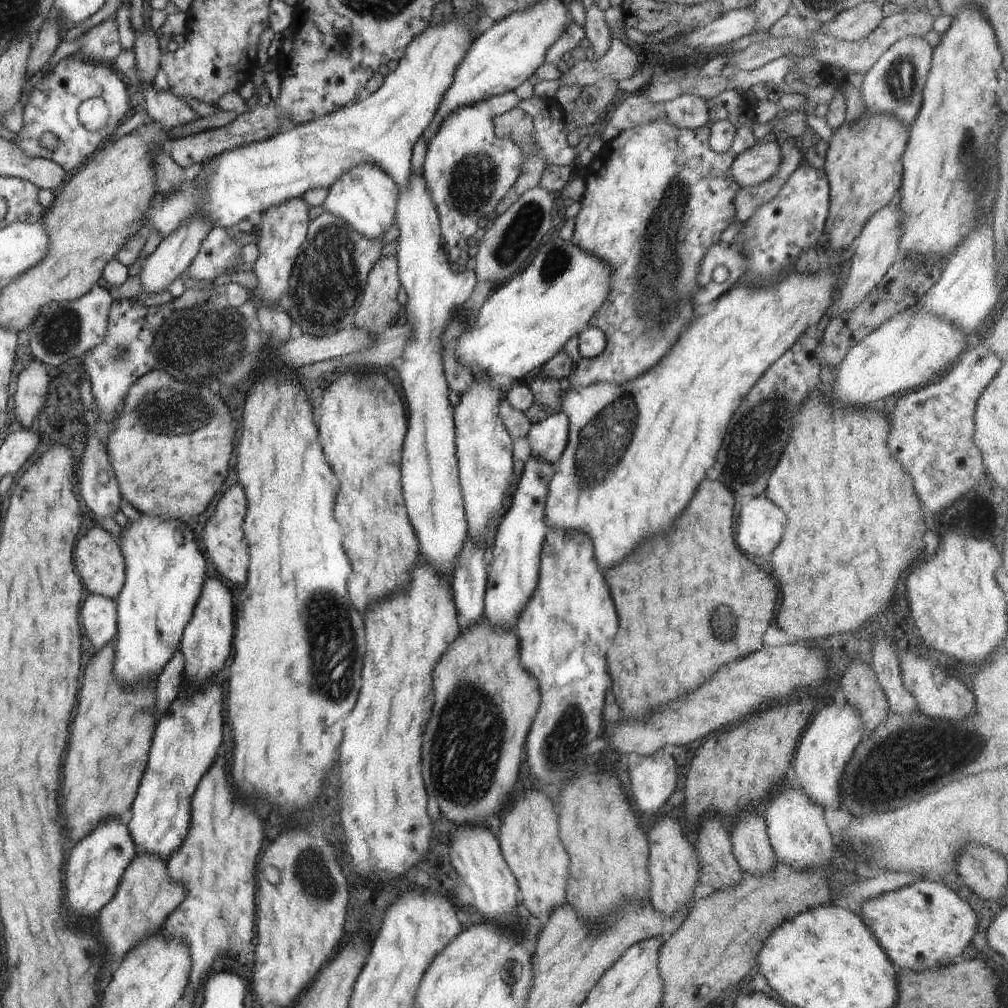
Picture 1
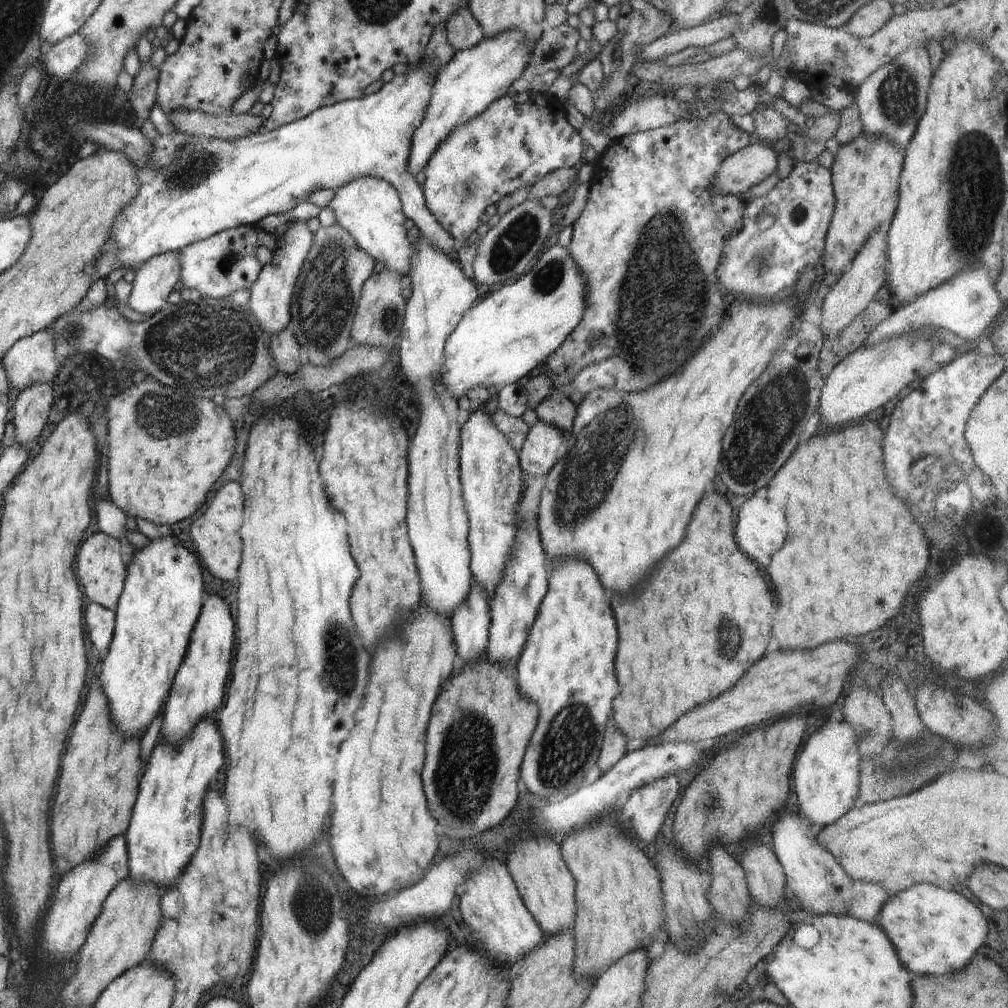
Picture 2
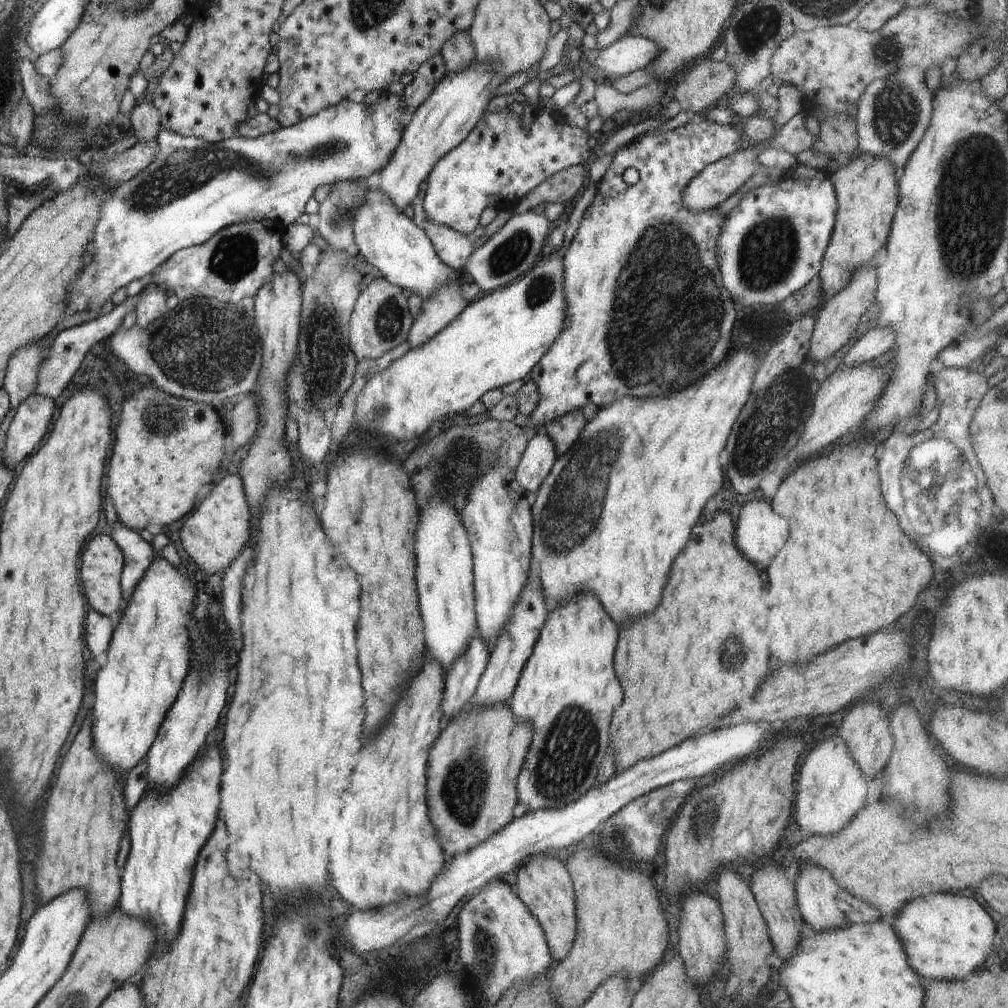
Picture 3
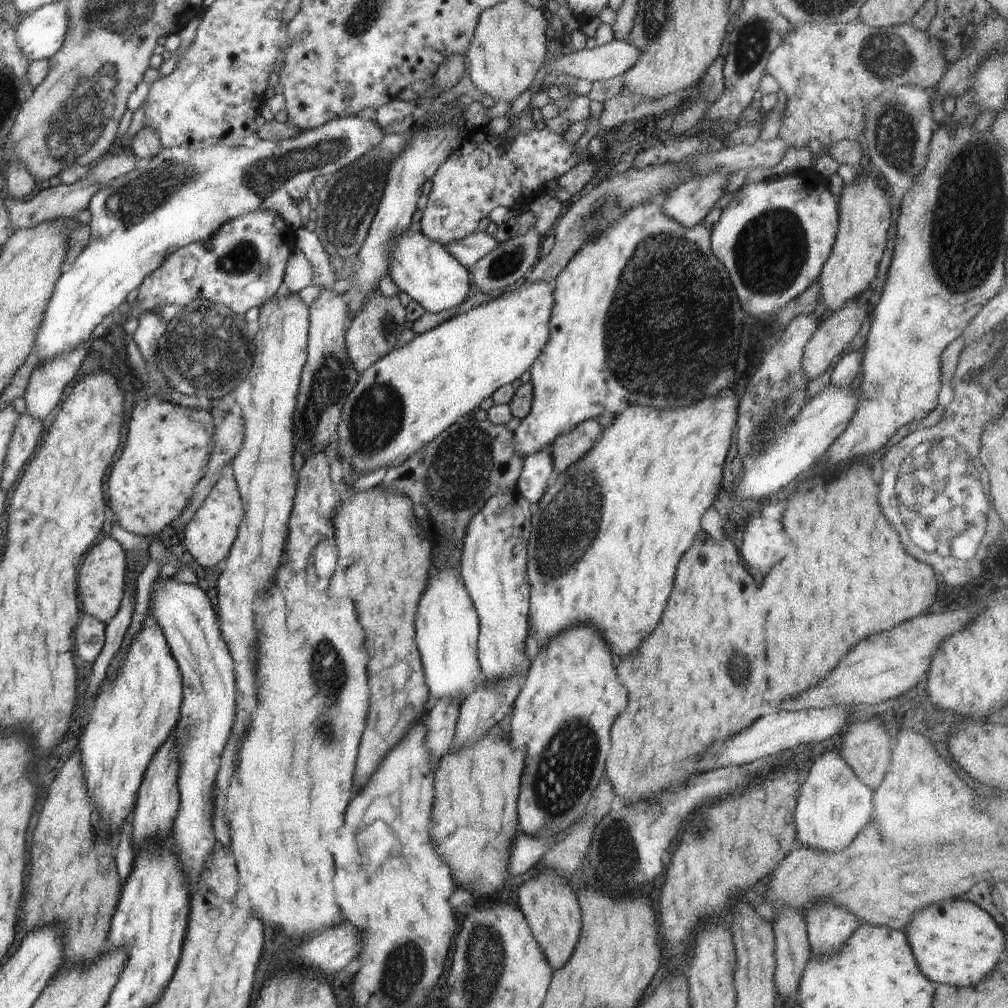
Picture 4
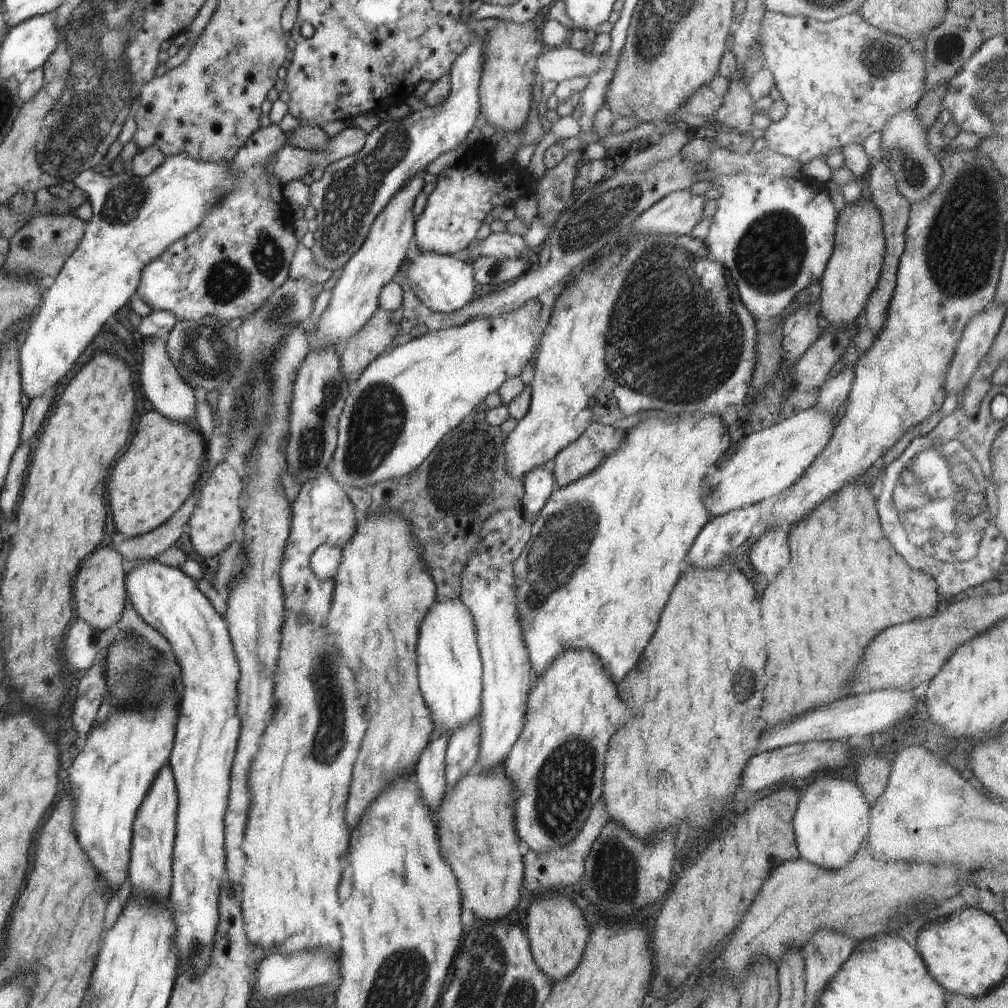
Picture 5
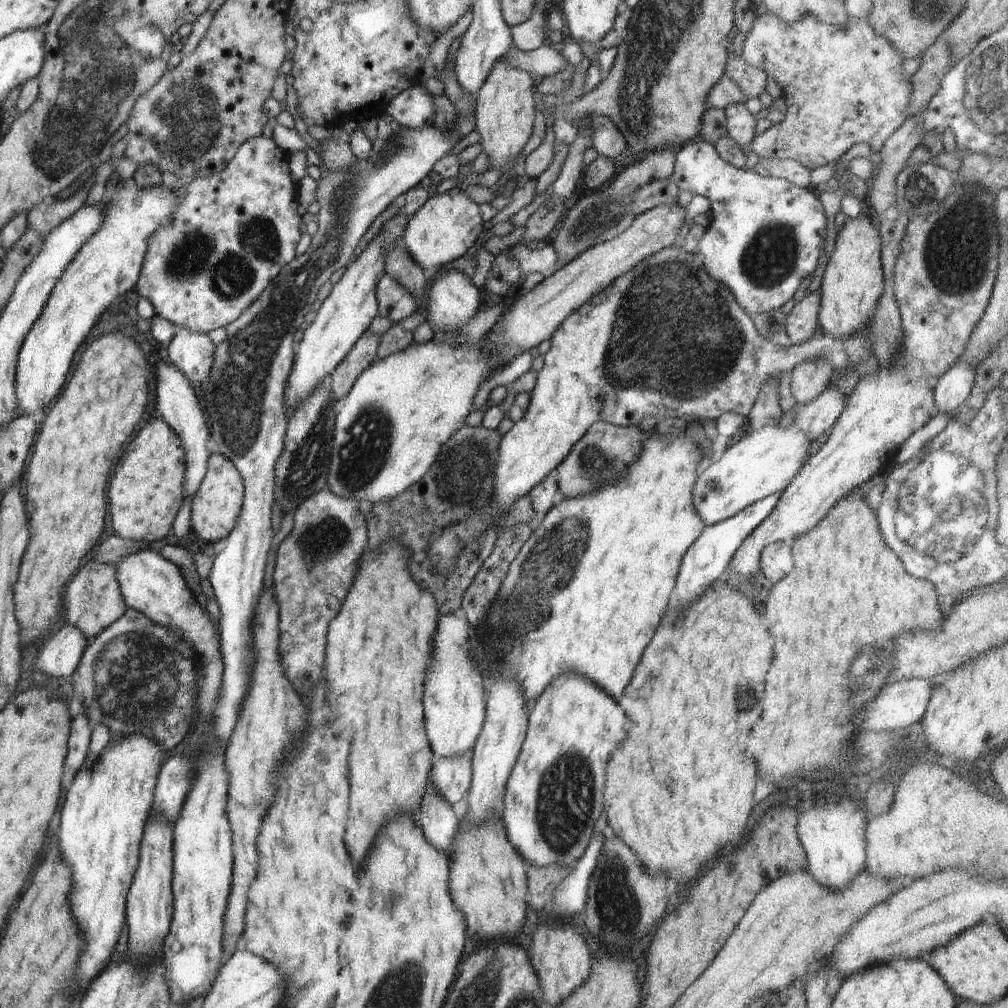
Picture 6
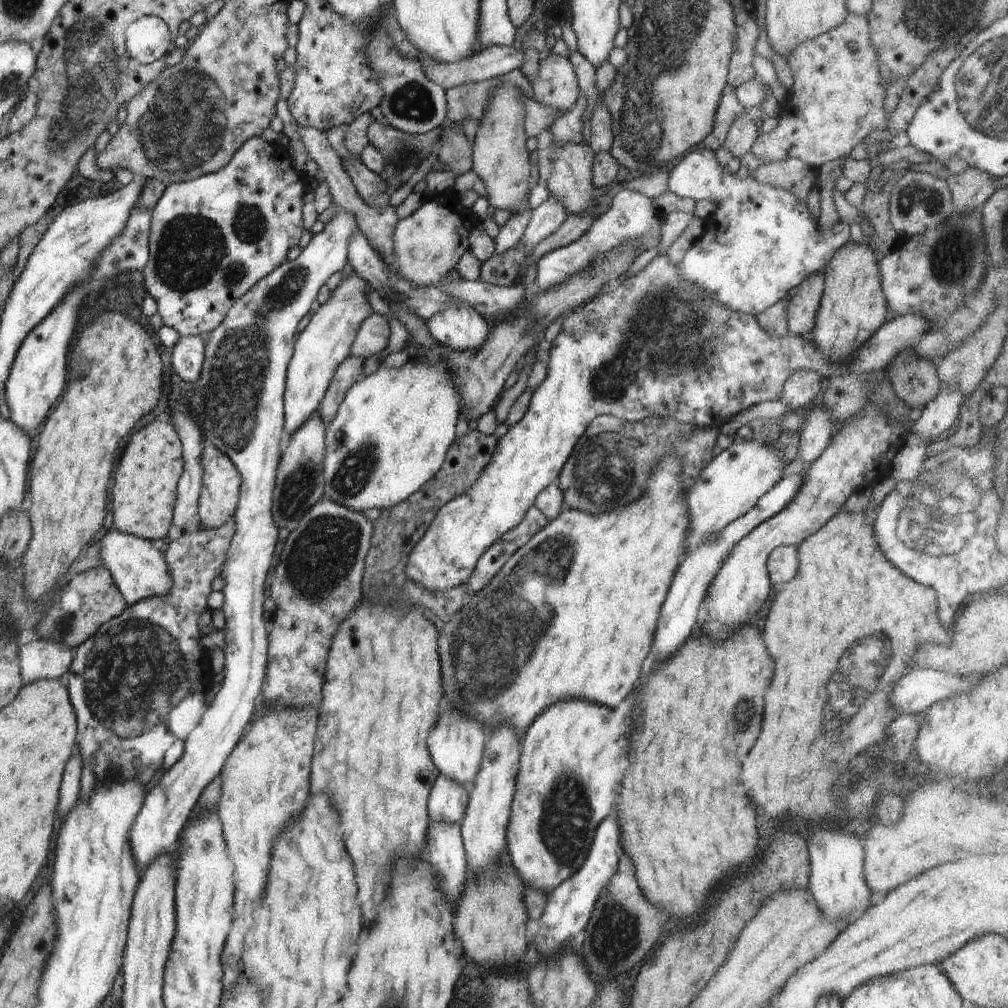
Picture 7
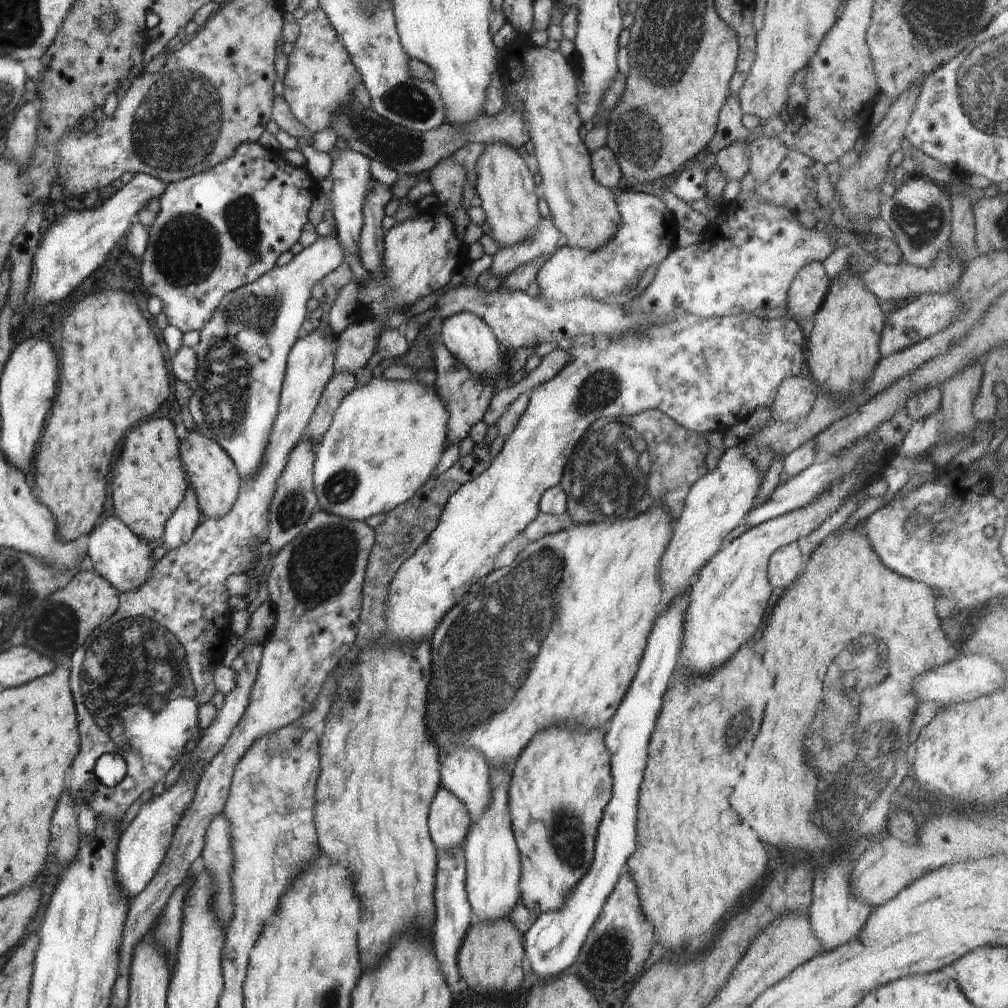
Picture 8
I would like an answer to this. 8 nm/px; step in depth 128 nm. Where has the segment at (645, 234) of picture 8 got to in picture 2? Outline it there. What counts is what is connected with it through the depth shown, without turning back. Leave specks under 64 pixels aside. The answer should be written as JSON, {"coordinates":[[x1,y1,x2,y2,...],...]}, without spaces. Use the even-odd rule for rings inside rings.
{"coordinates":[[421,58,417,63,412,63,407,65,407,72,402,75,394,75,390,82,384,83,383,86,377,91,373,92,370,95,364,95,362,98,357,99,348,99,345,101,337,102,333,105,328,105,319,109,316,109,314,112,311,112,308,116,304,118,295,120,294,122,282,125,280,128,277,128,273,131,266,131,265,133,258,132,247,137,240,137,234,140,222,140,219,138,207,139,202,137,192,137,186,134,180,134,179,131,176,131,175,128,170,124,167,114,162,110,162,107,159,107,158,102,154,103,151,106,149,112,149,120,154,123,156,130,160,132,161,135,184,135,185,144,181,149,177,157,165,167,162,167,156,174,150,174,144,176,142,180,142,186,140,191,136,196,136,199,133,200,133,203,129,204,129,207,125,208,125,211,121,212,121,215,117,216,117,219,113,224,113,234,111,238,113,241,116,241,116,244,119,246,118,258,121,262,120,266,122,267,131,267,139,262,146,263,148,260,152,259,154,255,162,254,163,252,170,251,181,251,185,246,196,242,197,240,204,240,217,232,223,231,224,229,231,229,234,227,241,227,244,225,253,225,257,226,258,222,262,220,268,214,282,214,282,212,288,212,292,210,295,206,301,202,307,201,308,196,316,190,322,188,328,188,328,190,336,190,340,187,343,187,346,183,356,180,360,177,372,177,375,179,382,179,388,181,399,194,399,199,402,205,403,213,408,219,410,224,414,224,419,228,423,237,426,237,430,242,438,247,443,253,455,256,455,248,453,246,452,237,438,224,437,218,428,210,428,207,425,203,425,198,423,195,423,190,420,189,420,186,416,182,416,179,413,175,413,172,409,169,409,158,412,144,412,137,414,131,418,128,418,125,423,121,423,116,425,115,431,94,432,89,438,76,440,70,432,70,430,67,427,67]]}

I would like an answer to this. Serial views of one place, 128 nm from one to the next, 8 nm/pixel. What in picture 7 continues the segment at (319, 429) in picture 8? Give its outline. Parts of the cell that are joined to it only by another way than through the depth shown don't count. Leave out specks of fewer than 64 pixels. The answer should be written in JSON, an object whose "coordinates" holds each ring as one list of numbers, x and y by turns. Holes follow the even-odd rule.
{"coordinates":[[350,355,340,363,317,408,324,422,329,422,335,417,348,389,355,382,364,380,367,376,364,357]]}

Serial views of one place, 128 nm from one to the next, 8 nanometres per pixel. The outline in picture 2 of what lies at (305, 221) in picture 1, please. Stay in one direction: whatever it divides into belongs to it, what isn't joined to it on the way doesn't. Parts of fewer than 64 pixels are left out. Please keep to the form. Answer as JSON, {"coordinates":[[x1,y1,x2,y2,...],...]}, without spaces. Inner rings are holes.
{"coordinates":[[291,221,282,238,277,241,277,249,272,251,274,253,272,261,261,268,255,283,249,288,249,311,263,330,272,335,277,335,290,322,290,303,296,279,306,260,312,239,313,233,310,232,305,221]]}

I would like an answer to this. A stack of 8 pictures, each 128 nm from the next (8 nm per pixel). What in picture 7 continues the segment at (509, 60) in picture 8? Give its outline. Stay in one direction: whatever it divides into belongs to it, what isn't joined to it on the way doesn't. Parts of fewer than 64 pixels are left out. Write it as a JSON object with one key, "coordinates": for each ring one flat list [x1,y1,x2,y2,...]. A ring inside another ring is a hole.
{"coordinates":[[555,53,541,54,538,77,530,84,534,90,534,100,563,114,574,106,581,94,571,60],[570,143,560,149,556,149,552,145,547,150,550,150,554,167,547,180,550,197,562,199,563,207,575,215,585,215,586,211,593,211,597,199,594,198,595,186,592,184,595,152,591,146]]}

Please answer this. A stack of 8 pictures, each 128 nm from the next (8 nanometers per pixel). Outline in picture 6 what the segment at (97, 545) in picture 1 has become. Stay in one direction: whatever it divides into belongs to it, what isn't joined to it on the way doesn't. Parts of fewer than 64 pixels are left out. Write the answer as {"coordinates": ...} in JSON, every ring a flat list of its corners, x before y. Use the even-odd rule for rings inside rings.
{"coordinates":[[92,560,82,568,66,589,66,598,63,600,62,620,78,627,85,637,91,641,112,623,116,623,125,614,125,598,120,594,120,582,117,580,117,569,114,565]]}

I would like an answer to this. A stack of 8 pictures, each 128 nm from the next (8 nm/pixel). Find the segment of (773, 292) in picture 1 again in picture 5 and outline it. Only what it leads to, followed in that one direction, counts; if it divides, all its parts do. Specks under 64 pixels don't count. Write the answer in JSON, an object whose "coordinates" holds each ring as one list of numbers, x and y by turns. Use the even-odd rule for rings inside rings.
{"coordinates":[[648,416,625,432,625,439,621,447,617,448,612,455,606,455,605,459,595,468,595,471,574,483,568,483,565,487,556,488,542,507,531,526,530,540,522,549,520,556,515,560,513,573,515,576,515,604,517,606,519,623,522,629,523,642,527,646,529,661,536,676,540,676,549,668,553,660,560,655,565,648,587,649,592,651,604,664,604,668,610,672,614,682,620,682,638,662,642,656,646,644,650,642,650,636,656,632,660,612,674,590,674,586,680,578,680,564,684,562,694,539,705,527,705,524,712,518,709,510,702,500,701,484,708,472,708,467,720,458,728,446,730,437,728,425,720,418,721,416,704,416,704,418,694,418,694,416,684,416,681,418,658,418,658,416]]}

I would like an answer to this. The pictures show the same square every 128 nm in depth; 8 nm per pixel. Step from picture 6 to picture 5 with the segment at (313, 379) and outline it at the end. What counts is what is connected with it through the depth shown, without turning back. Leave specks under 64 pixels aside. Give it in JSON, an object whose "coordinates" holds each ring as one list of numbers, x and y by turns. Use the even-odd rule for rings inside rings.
{"coordinates":[[424,171,413,174,405,182,372,223,366,240,358,252,342,267,342,274,332,288,332,298,320,315,315,332,309,336,312,349,323,349,330,345,342,347,363,324,366,324,379,307,382,287,394,280,405,264,408,252,414,244,415,216,413,206,422,192]]}

